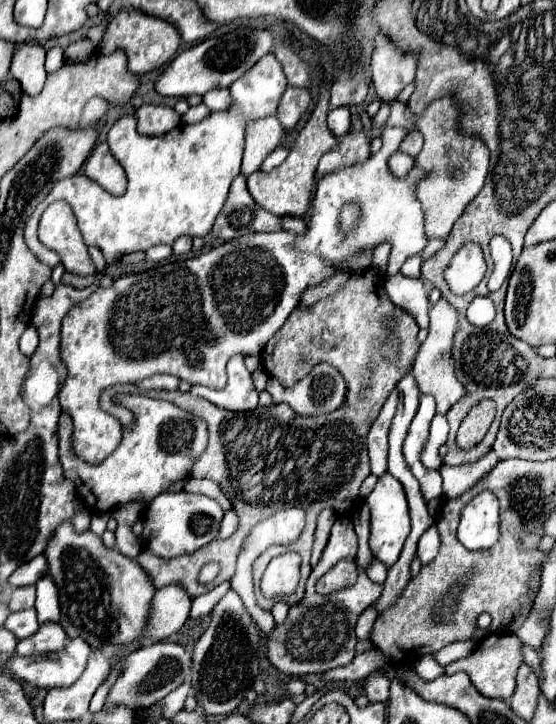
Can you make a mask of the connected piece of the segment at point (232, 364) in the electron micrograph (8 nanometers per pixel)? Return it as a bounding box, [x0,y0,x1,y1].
[191,354,259,412]

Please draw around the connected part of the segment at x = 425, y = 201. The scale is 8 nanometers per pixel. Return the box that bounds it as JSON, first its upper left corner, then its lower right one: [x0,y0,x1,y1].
[385,100,489,238]

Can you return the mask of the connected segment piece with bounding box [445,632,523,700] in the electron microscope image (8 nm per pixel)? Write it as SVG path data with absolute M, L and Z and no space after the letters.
M493 632L485 638L479 640L479 648L473 650L471 656L457 660L455 664L449 664L445 668L445 674L455 674L455 672L467 672L473 680L473 686L487 698L501 698L509 700L515 692L515 678L517 670L523 664L523 654L521 654L521 640L515 634L499 634Z

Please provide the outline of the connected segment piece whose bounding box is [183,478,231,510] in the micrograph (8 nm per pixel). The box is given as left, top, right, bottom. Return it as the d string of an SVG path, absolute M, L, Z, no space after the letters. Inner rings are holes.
M189 478L189 480L185 482L183 490L187 490L187 492L197 492L197 494L207 494L207 496L211 496L213 500L217 500L223 510L229 510L229 508L231 508L231 502L229 502L227 496L221 492L219 484L215 484L215 482L209 480L209 478Z

